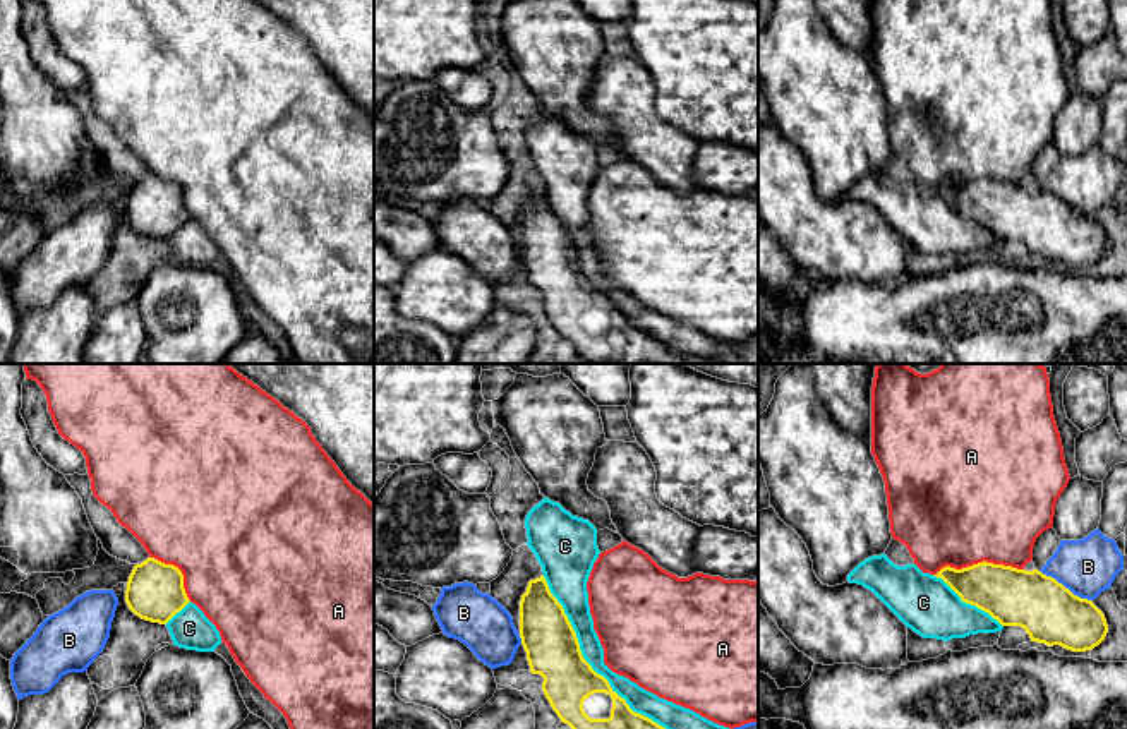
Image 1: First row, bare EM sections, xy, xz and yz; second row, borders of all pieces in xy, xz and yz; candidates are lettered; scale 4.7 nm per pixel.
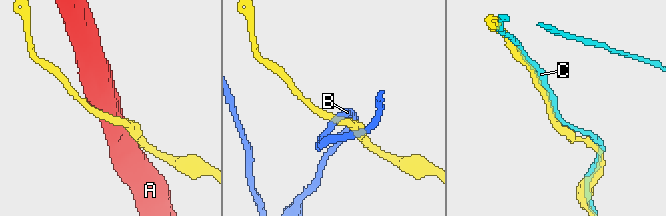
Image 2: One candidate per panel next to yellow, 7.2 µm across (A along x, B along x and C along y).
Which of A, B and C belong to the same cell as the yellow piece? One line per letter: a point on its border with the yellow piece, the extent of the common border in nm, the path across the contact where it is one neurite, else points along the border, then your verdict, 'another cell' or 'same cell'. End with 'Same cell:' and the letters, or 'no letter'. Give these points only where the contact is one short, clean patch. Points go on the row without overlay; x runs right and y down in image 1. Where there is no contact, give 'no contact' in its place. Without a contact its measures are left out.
A: yz (978, 179) | 420 nm | another cell
B: yz (1064, 203) | 280 nm | another cell
C: xz (590, 283) | 1000 nm | same cell
Same cell: C

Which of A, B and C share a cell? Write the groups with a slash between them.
A / B / C

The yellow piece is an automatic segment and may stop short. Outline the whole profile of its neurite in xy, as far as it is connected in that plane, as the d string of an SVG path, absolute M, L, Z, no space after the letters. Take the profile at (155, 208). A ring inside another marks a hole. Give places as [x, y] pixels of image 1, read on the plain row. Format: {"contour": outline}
{"contour": "M154 173L136 180L125 206L129 225L141 235L165 240L173 261L197 268L214 268L220 247L204 228L189 216L184 190L173 180Z"}

